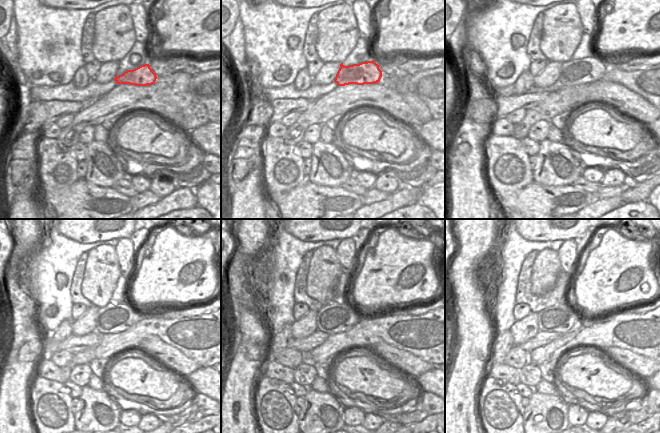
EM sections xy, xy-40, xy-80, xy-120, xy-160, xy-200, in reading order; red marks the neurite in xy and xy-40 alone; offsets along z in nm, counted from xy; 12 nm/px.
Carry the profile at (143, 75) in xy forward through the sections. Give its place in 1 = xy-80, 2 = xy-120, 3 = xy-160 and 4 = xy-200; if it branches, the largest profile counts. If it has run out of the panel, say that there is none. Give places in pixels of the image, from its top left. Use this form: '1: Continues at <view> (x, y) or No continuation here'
1: Continues at xy-80 (574, 72)
2: Continues at xy-120 (111, 318)
3: Continues at xy-160 (334, 318)
4: Continues at xy-200 (562, 318).

